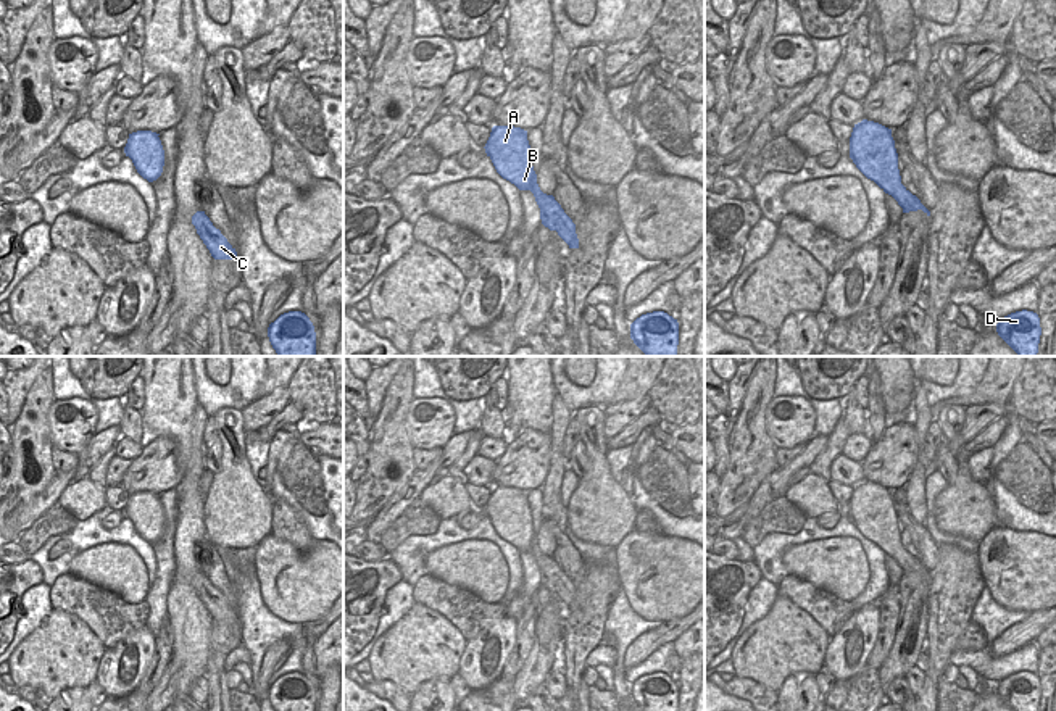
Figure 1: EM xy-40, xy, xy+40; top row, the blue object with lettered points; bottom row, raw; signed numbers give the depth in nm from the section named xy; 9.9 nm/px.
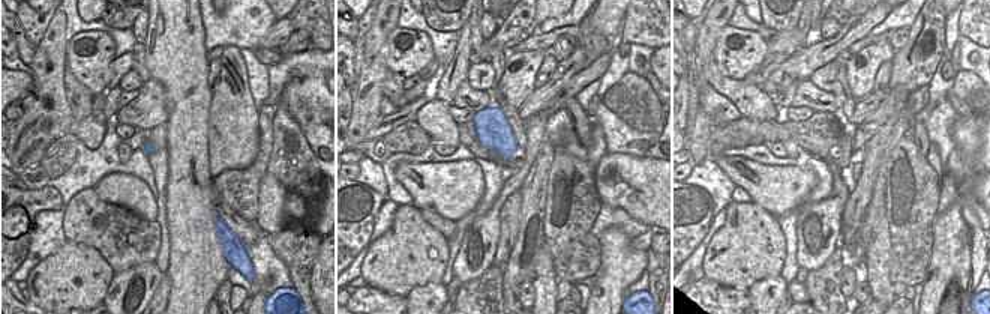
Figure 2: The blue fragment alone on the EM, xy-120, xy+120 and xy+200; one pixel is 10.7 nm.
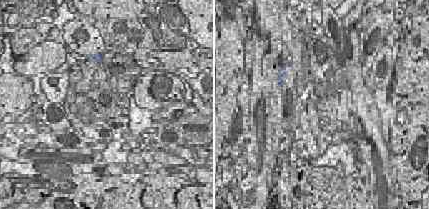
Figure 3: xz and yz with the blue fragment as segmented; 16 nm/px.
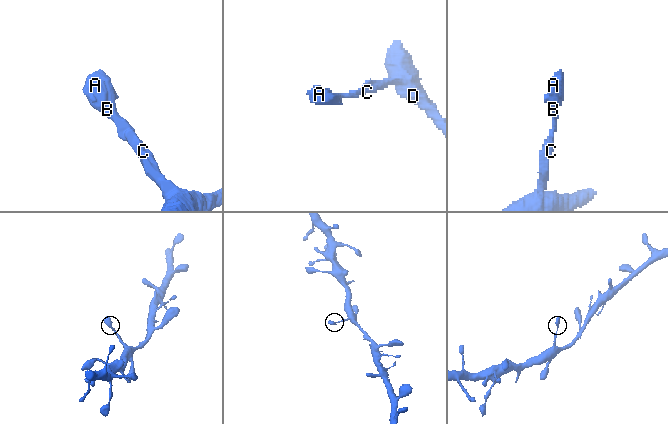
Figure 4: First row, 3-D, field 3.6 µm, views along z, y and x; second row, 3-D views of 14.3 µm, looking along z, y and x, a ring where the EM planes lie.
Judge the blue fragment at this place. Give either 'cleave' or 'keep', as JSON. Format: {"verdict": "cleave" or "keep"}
{"verdict": "keep"}

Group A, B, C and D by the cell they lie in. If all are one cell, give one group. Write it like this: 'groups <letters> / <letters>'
groups A B C D

